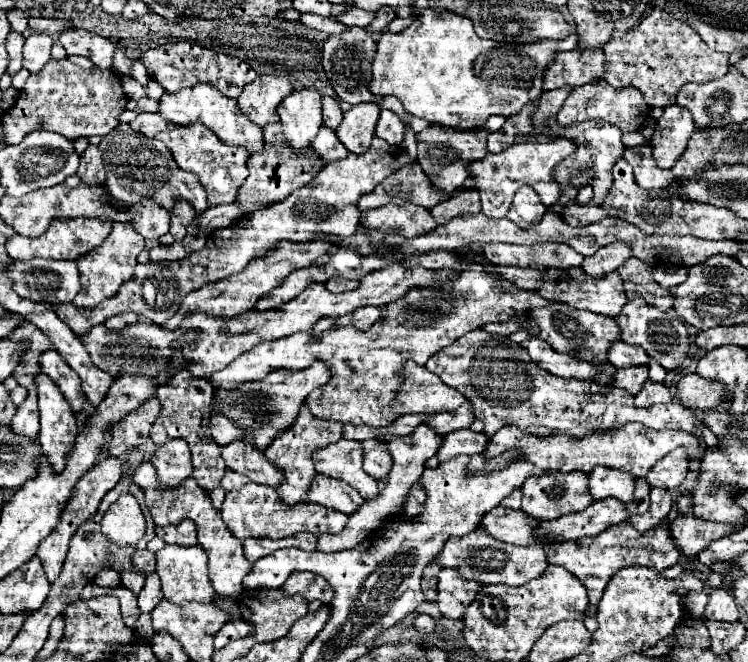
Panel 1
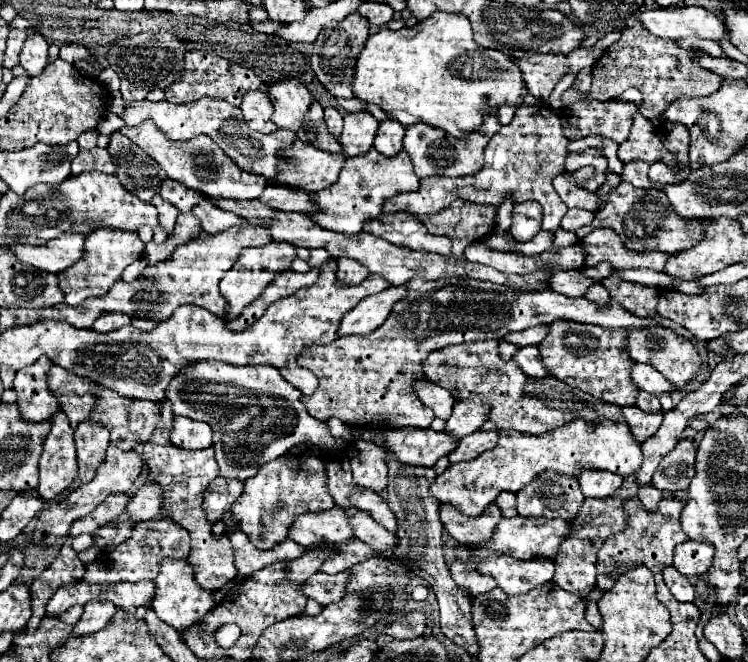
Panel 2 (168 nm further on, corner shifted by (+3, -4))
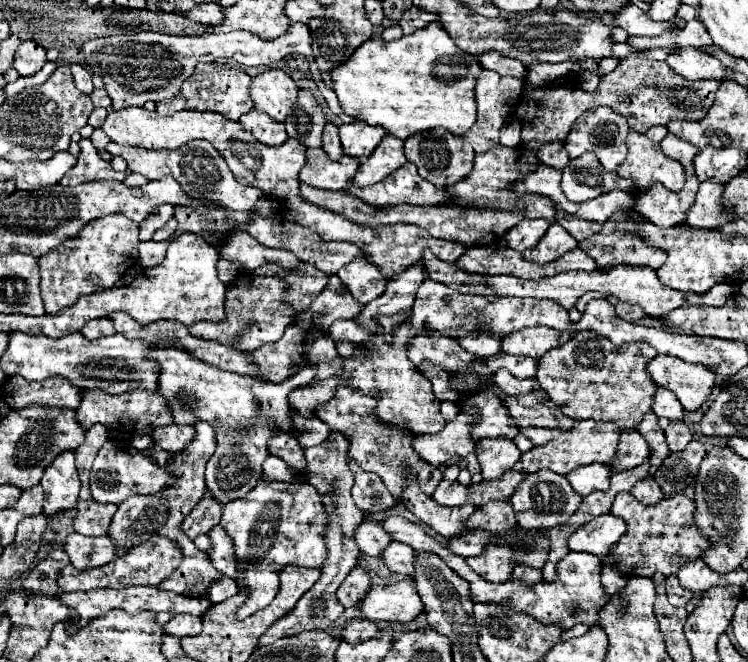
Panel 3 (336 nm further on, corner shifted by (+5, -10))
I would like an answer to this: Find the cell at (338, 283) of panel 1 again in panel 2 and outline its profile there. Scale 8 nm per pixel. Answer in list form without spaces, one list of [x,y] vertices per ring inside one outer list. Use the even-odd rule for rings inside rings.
[[[339,258],[337,264],[339,264],[339,280],[347,284],[359,284],[371,274],[365,266],[359,266],[359,262],[351,258]]]

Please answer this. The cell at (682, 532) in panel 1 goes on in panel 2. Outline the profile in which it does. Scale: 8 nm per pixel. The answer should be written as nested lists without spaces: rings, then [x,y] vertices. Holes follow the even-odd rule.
[[[685,542],[675,548],[673,566],[683,576],[697,578],[697,576],[703,576],[711,568],[711,560],[713,560],[713,550],[711,550],[709,542],[705,542],[705,544]]]

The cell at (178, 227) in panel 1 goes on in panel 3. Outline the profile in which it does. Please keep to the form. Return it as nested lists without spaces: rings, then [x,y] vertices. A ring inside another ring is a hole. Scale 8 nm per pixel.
[[[163,204],[159,208],[155,208],[155,212],[145,220],[141,222],[139,230],[139,240],[149,241],[152,239],[154,233],[167,222],[173,218],[173,206],[169,204]]]

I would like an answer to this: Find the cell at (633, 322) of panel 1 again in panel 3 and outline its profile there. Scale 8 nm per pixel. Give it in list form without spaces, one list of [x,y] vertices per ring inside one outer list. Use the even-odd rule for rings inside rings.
[[[657,354],[647,368],[655,384],[669,388],[685,410],[697,410],[715,386],[715,374],[701,364],[689,364],[673,356]]]

